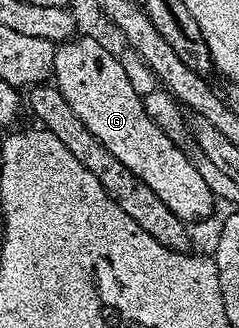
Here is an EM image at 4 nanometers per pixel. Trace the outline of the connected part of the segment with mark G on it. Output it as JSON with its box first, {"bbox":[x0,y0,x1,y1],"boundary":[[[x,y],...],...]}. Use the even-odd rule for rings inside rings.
{"bbox":[53,36,215,224],"boundary":[[[76,36],[56,49],[53,82],[58,86],[61,96],[65,96],[69,108],[77,112],[81,124],[85,124],[85,128],[89,128],[89,132],[93,132],[93,136],[97,136],[97,140],[101,140],[101,144],[105,144],[105,148],[109,148],[109,152],[113,152],[113,156],[117,156],[117,160],[121,160],[121,164],[125,164],[125,168],[129,168],[129,172],[133,172],[137,180],[148,185],[174,216],[186,224],[192,224],[214,212],[215,194],[211,191],[214,190],[212,183],[206,182],[193,163],[183,156],[181,148],[173,144],[165,132],[149,118],[143,107],[143,98],[129,84],[120,59],[101,48],[93,36]]]}

